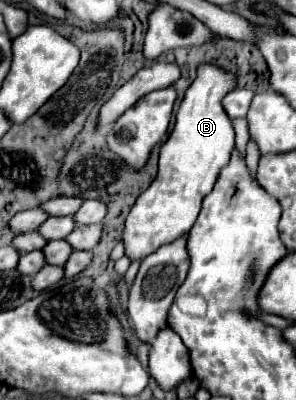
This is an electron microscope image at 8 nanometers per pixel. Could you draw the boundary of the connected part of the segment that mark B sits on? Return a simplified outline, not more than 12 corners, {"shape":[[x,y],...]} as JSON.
{"shape":[[204,64],[126,218],[132,262],[194,226],[234,148],[234,76]]}

